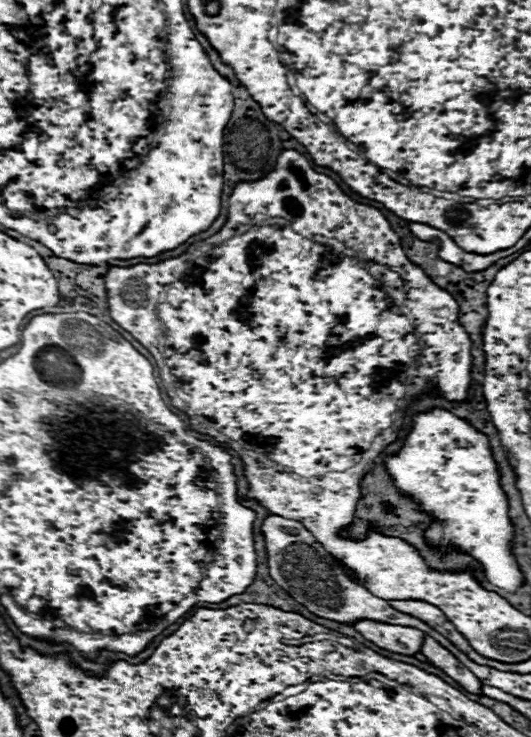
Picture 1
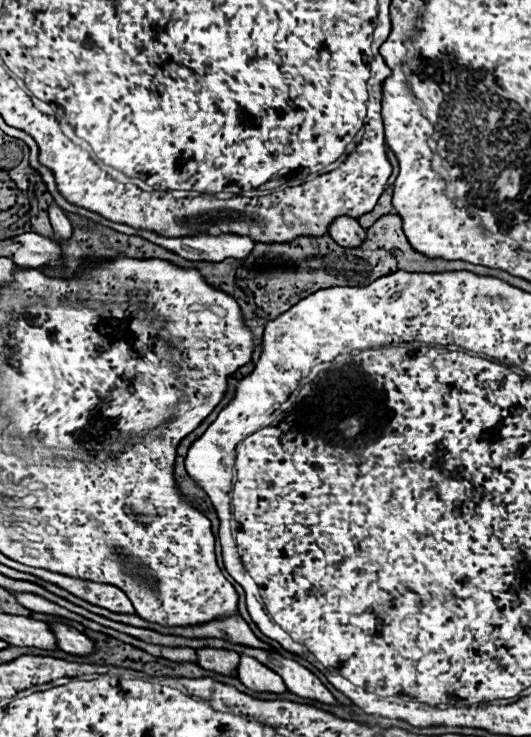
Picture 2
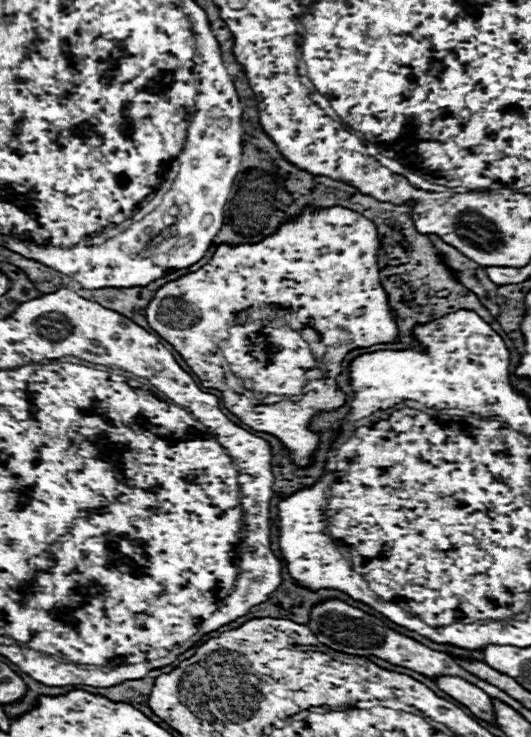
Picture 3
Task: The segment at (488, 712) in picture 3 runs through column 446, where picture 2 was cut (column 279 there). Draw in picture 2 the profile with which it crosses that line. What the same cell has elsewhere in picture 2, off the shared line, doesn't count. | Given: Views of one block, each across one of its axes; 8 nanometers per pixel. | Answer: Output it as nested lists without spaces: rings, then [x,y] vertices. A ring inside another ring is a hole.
[[[250,656],[240,658],[238,678],[246,688],[254,692],[272,692],[272,694],[288,692],[284,680],[276,676],[276,672],[272,672],[270,668],[264,668],[264,664],[252,660]]]

